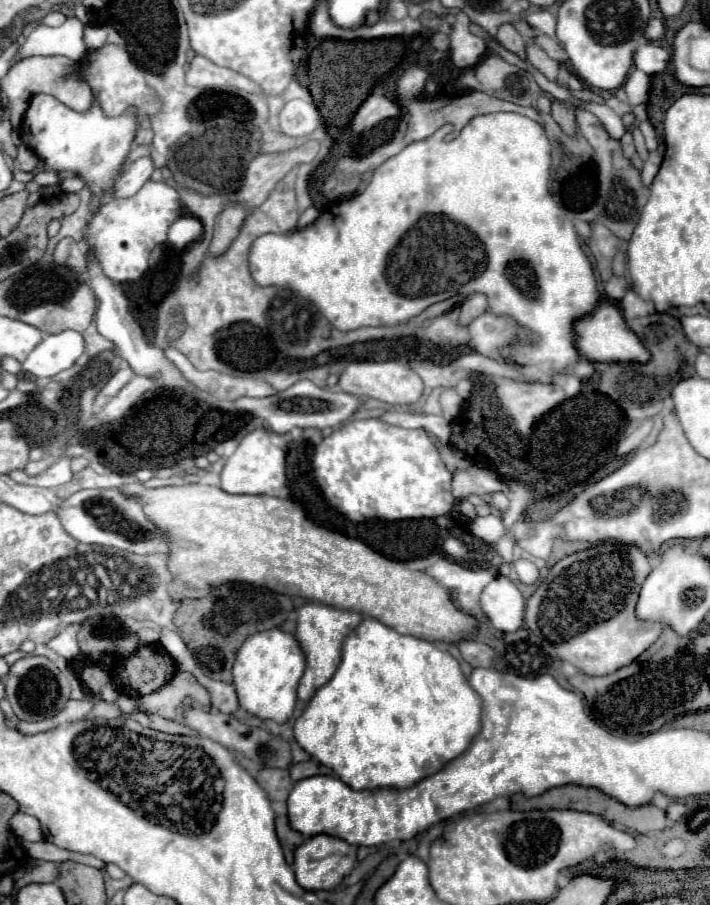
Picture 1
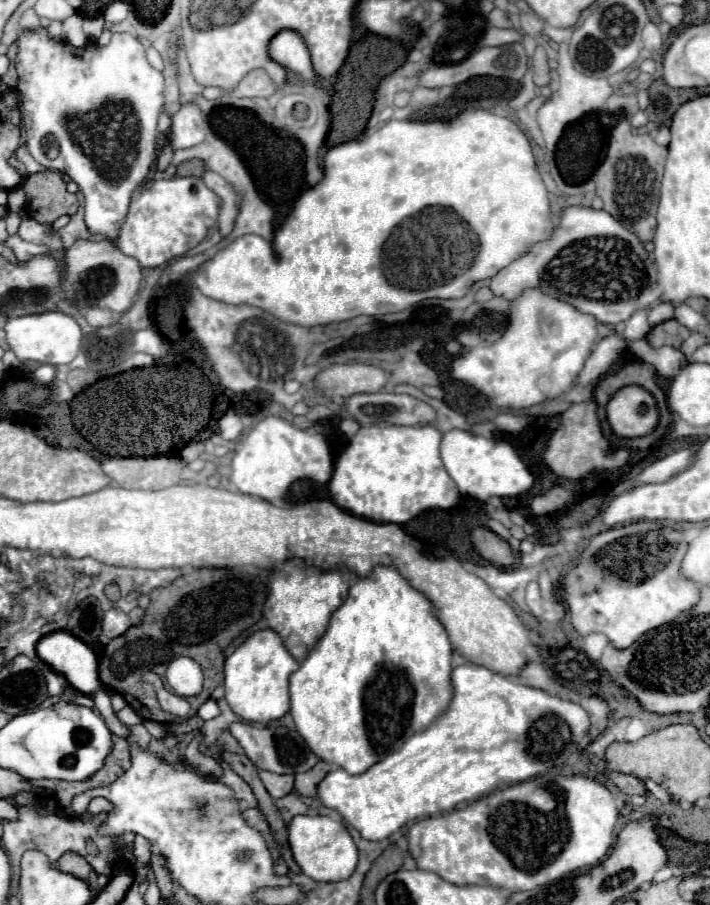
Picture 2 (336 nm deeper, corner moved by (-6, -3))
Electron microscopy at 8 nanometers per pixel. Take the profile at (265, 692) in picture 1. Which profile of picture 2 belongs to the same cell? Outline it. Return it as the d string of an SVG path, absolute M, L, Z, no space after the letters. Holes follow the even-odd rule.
M257 630L235 648L225 660L225 700L229 708L247 722L267 724L289 712L289 676L299 662L283 646L281 636L271 630Z

